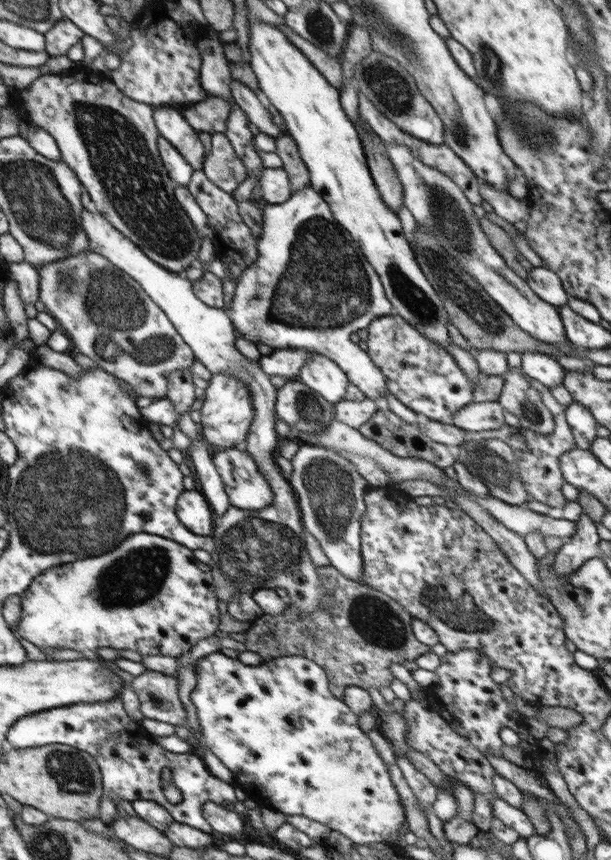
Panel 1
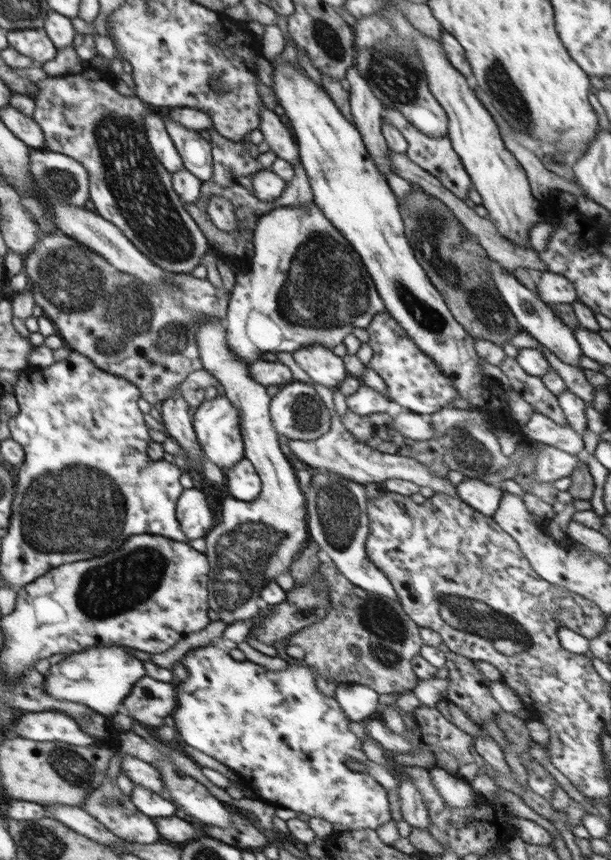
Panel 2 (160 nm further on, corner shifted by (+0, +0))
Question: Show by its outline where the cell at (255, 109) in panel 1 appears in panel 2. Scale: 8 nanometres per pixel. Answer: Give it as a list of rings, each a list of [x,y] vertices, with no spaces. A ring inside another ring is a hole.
[[[265,106],[260,109],[259,129],[264,135],[264,141],[276,153],[277,158],[283,158],[290,164],[301,163],[299,148],[288,125],[280,121],[280,117]]]

